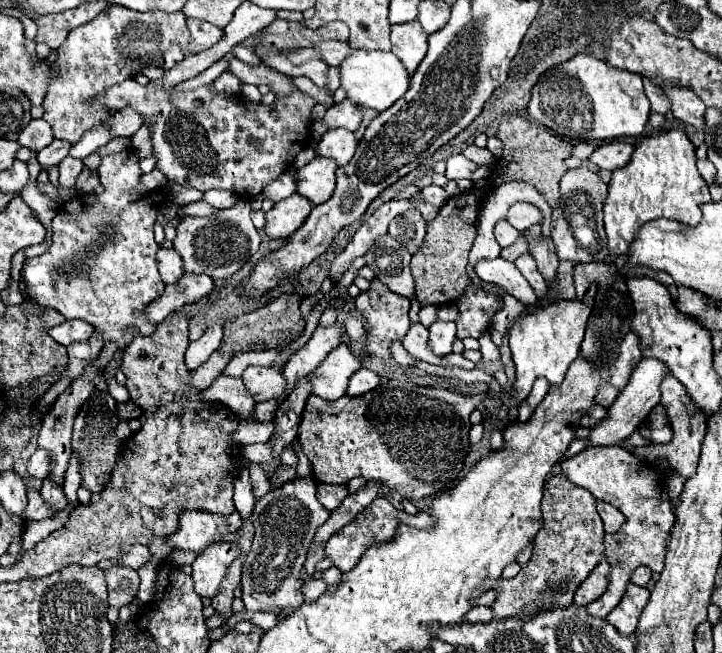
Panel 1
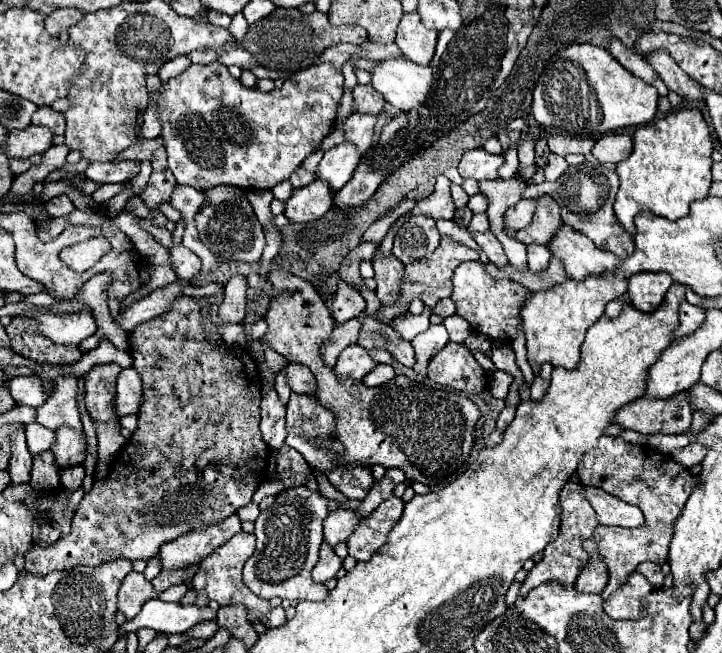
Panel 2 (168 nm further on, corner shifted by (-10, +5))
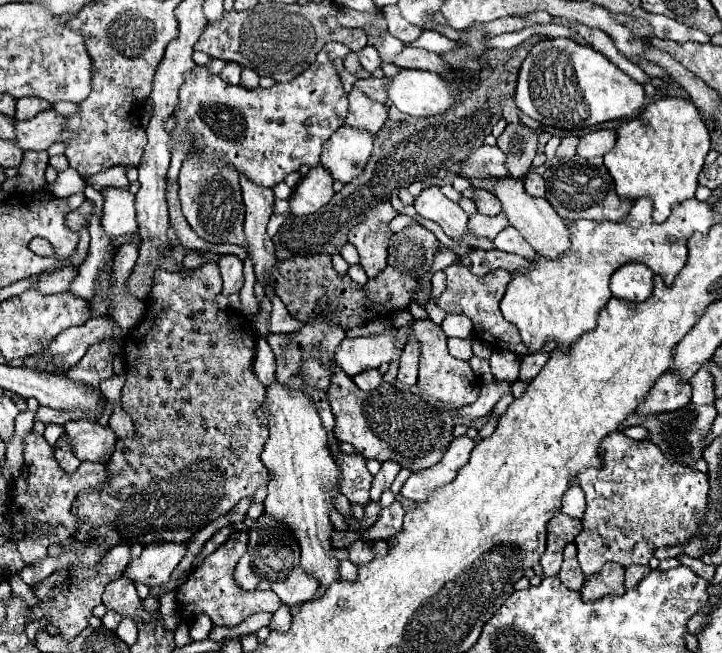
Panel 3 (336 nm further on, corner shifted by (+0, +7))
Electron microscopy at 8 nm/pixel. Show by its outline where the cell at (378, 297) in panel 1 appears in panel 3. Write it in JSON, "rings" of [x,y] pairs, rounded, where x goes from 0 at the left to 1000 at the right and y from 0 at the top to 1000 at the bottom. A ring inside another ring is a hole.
{"rings":[[[537,306],[526,309],[526,315],[518,315],[507,331],[501,331],[482,358],[482,371],[496,380],[499,404],[510,426],[518,426],[535,410],[535,383],[543,361],[540,337],[548,331],[551,325]]]}

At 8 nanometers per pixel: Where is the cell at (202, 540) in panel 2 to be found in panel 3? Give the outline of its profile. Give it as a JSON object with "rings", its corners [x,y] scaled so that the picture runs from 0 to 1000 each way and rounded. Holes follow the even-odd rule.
{"rings":[[[216,830],[211,836],[202,836],[199,845],[177,864],[172,882],[180,885],[186,894],[197,891],[205,900],[227,897],[255,848],[258,848],[258,833]]]}

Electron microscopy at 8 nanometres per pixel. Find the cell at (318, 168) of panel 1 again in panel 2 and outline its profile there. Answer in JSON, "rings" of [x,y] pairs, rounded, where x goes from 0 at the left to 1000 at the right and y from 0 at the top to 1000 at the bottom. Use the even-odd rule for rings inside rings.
{"rings":[[[474,217],[449,233],[449,242],[440,251],[438,273],[454,279],[460,294],[468,294],[488,273],[488,263],[493,260],[499,239],[501,236],[485,217]]]}

